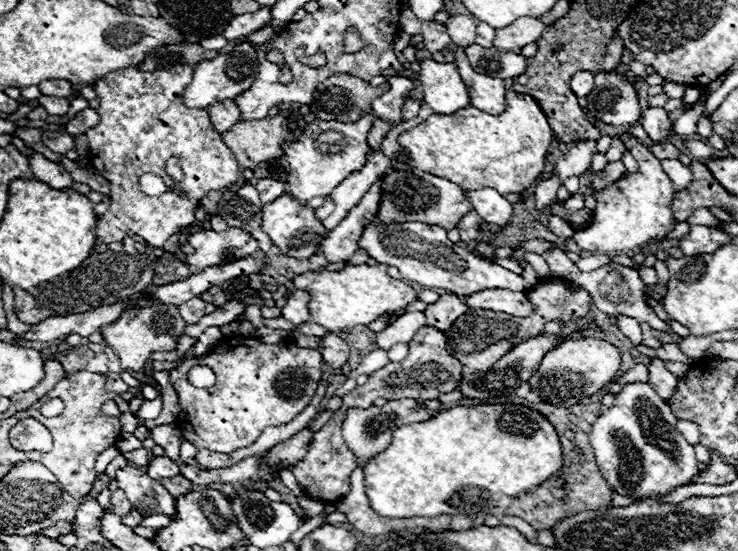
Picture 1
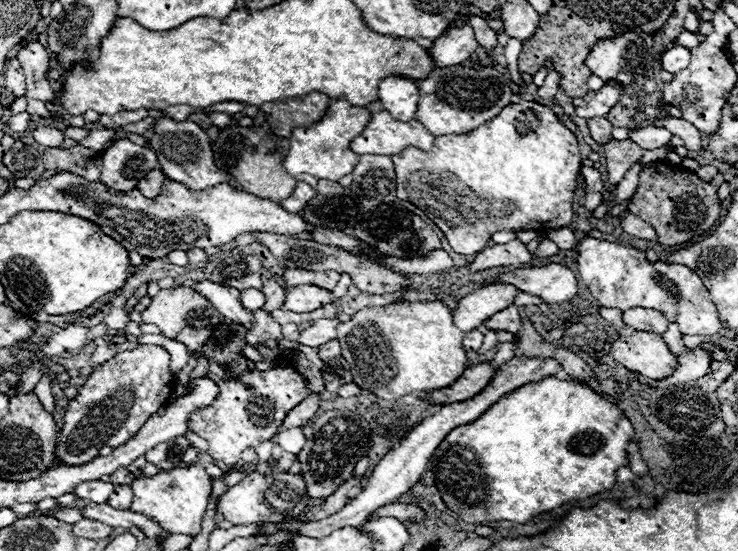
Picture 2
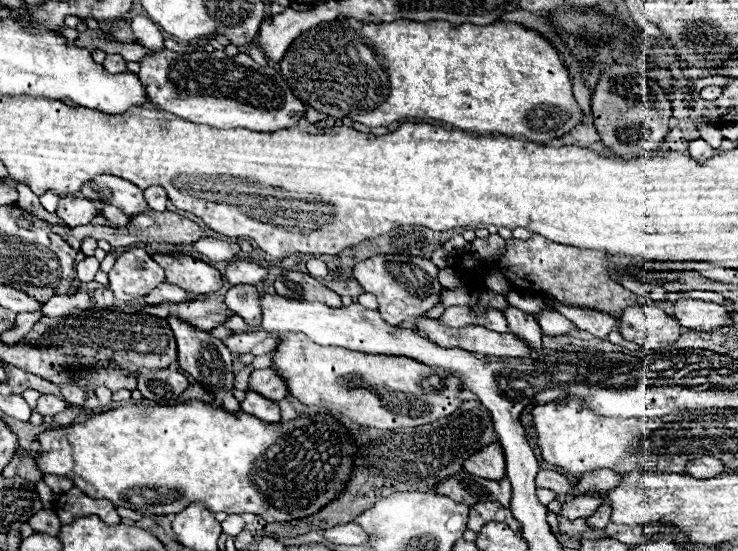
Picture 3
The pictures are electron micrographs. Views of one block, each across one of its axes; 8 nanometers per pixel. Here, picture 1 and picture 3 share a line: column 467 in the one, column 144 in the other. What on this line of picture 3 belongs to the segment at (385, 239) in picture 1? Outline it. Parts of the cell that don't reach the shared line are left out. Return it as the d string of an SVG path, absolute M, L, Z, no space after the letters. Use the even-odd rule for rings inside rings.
M130 248L116 258L108 288L120 302L134 302L164 282L164 270L144 248Z

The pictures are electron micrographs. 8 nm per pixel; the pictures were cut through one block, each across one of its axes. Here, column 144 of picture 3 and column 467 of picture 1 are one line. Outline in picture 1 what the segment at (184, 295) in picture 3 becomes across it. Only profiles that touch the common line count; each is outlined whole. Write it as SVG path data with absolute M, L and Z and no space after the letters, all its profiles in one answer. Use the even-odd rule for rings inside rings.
M482 290L480 294L472 294L462 298L470 308L478 310L494 310L506 312L512 316L528 316L532 314L532 304L528 302L526 294L514 294L512 290Z

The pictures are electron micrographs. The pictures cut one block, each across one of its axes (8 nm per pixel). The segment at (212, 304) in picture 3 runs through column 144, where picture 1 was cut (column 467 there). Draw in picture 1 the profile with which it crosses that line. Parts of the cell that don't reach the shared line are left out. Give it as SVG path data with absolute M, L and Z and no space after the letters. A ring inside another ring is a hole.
M442 294L436 304L430 304L426 308L426 312L424 312L426 314L426 326L432 326L432 328L444 332L464 312L468 312L468 306L456 294Z

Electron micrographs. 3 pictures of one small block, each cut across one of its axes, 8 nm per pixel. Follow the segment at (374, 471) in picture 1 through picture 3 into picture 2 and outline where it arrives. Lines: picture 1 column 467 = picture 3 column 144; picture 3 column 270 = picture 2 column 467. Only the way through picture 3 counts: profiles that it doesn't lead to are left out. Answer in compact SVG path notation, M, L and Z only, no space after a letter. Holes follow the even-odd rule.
M556 376L542 378L520 390L500 398L476 422L452 430L434 454L436 486L444 504L470 524L488 524L510 520L528 522L540 512L562 506L568 500L584 500L592 494L606 492L616 484L616 470L628 466L626 446L634 428L616 400L594 392L578 380L560 380Z

